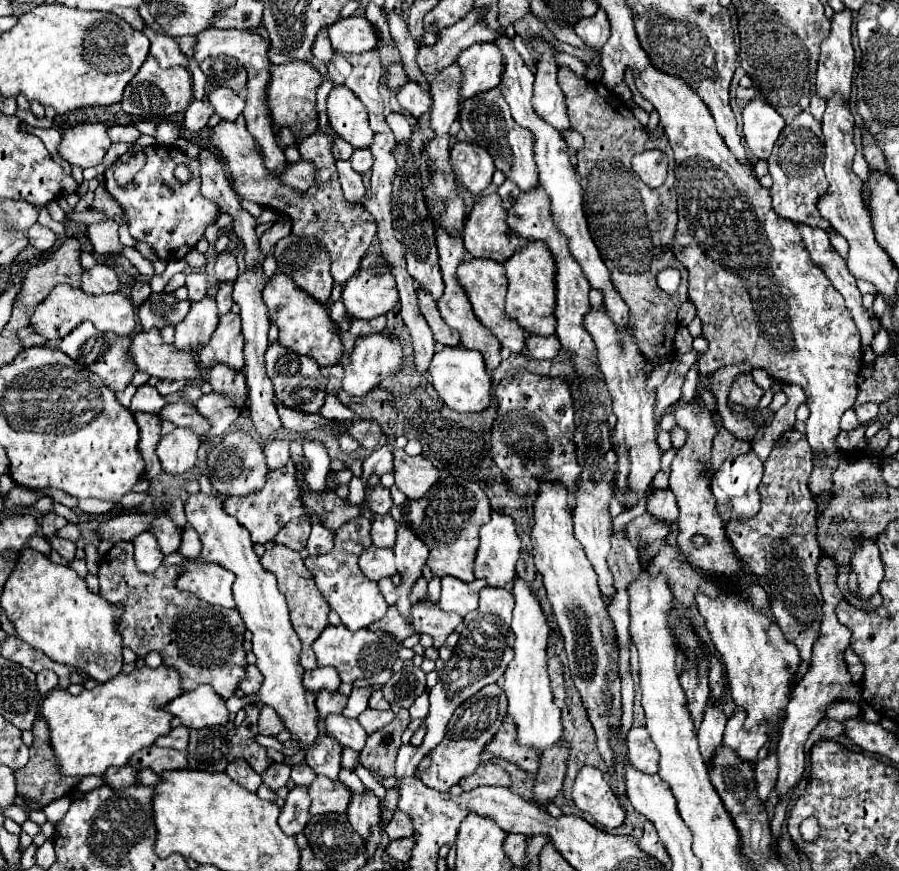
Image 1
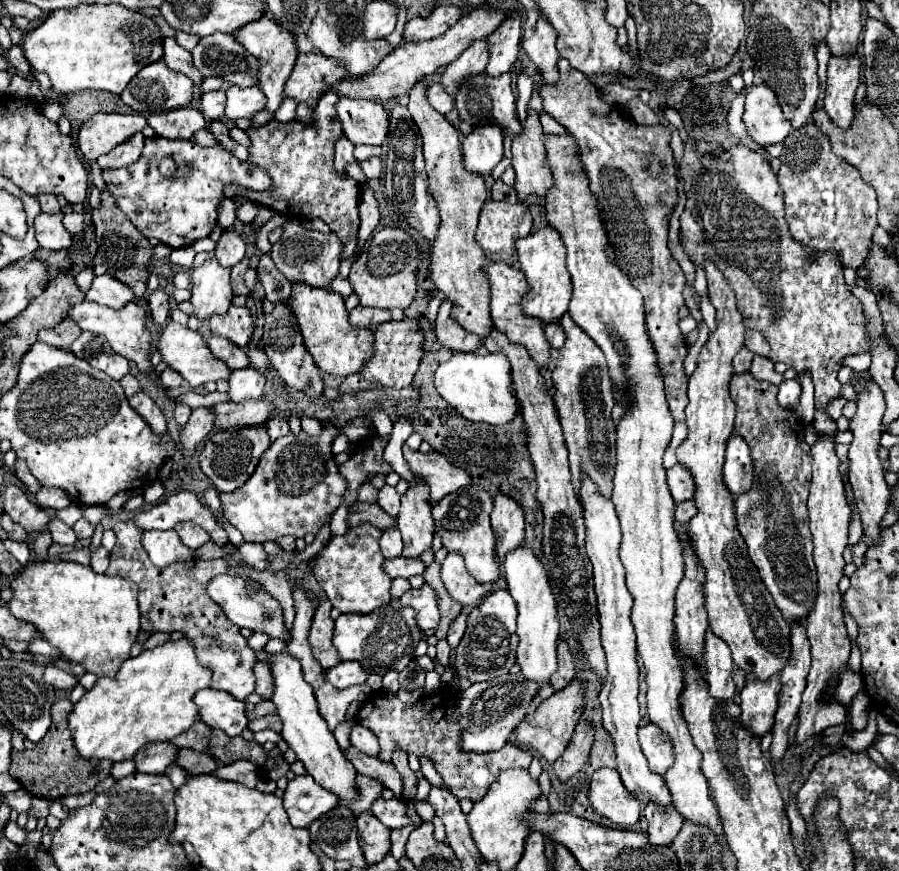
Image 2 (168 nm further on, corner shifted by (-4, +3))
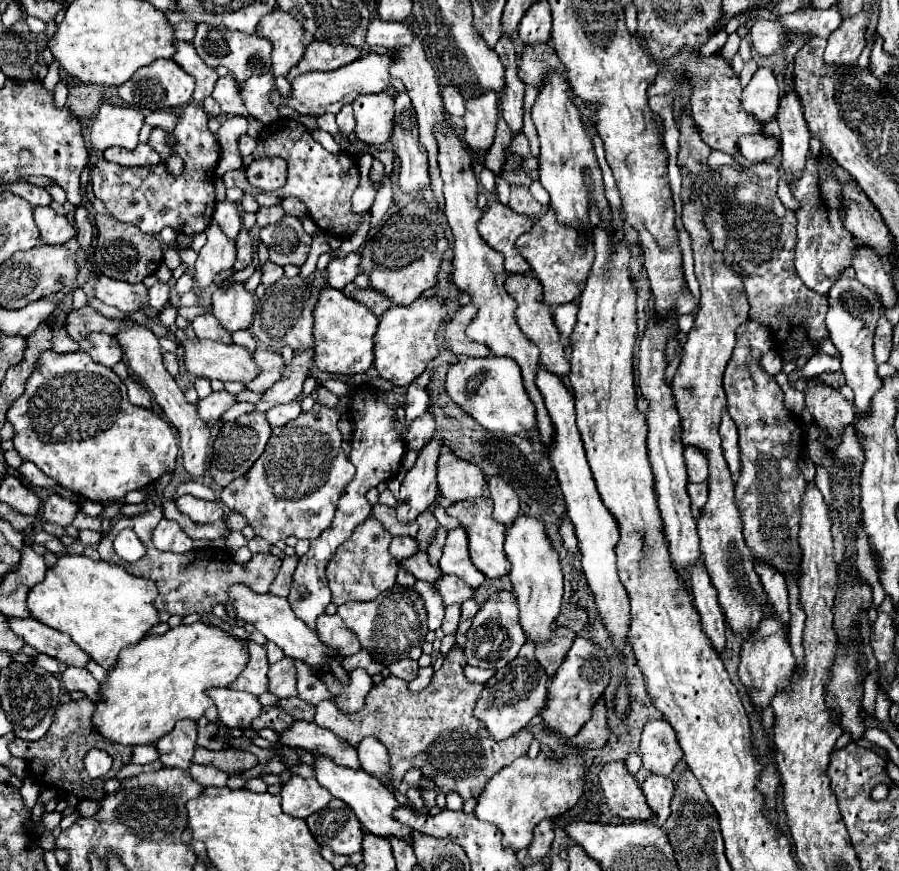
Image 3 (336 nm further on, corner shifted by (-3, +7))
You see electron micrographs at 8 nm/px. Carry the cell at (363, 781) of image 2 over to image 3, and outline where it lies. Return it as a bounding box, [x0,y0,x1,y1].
[315,645,533,799]

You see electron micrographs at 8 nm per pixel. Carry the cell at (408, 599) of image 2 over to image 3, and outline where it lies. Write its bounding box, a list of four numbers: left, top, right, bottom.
[435,575,477,605]

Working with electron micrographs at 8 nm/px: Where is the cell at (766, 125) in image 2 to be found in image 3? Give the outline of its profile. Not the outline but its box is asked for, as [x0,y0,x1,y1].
[741,67,779,125]

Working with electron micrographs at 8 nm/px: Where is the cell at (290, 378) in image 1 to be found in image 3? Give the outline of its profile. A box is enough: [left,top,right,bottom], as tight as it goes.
[251,271,329,351]

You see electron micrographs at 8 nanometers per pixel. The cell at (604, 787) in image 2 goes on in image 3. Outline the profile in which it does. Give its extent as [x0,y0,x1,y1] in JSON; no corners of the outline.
[599,761,653,821]

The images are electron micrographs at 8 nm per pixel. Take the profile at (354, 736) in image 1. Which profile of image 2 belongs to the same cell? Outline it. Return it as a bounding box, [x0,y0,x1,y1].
[350,721,380,755]

